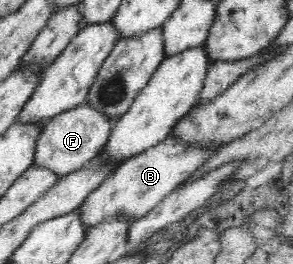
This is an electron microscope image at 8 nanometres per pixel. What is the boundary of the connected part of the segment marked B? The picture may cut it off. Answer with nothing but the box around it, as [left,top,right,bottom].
[78,136,219,227]

